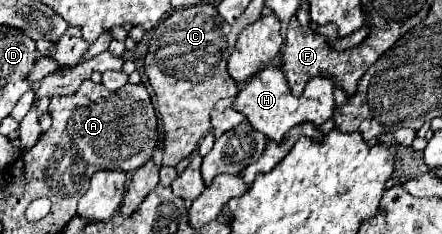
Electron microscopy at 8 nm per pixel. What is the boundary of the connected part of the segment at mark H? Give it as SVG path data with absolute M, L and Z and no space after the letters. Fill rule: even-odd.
M266 65L258 75L254 75L254 79L250 79L242 89L240 93L236 95L234 99L234 107L236 111L240 111L248 121L250 125L264 133L268 139L274 139L274 141L282 141L282 137L298 123L314 123L316 127L322 125L324 121L328 121L332 115L334 115L334 99L332 99L332 89L334 89L334 83L330 79L324 79L324 77L314 77L310 79L310 83L306 85L304 89L304 95L302 97L294 97L290 93L290 87L288 87L288 81L282 73L282 69L274 67L274 65Z

